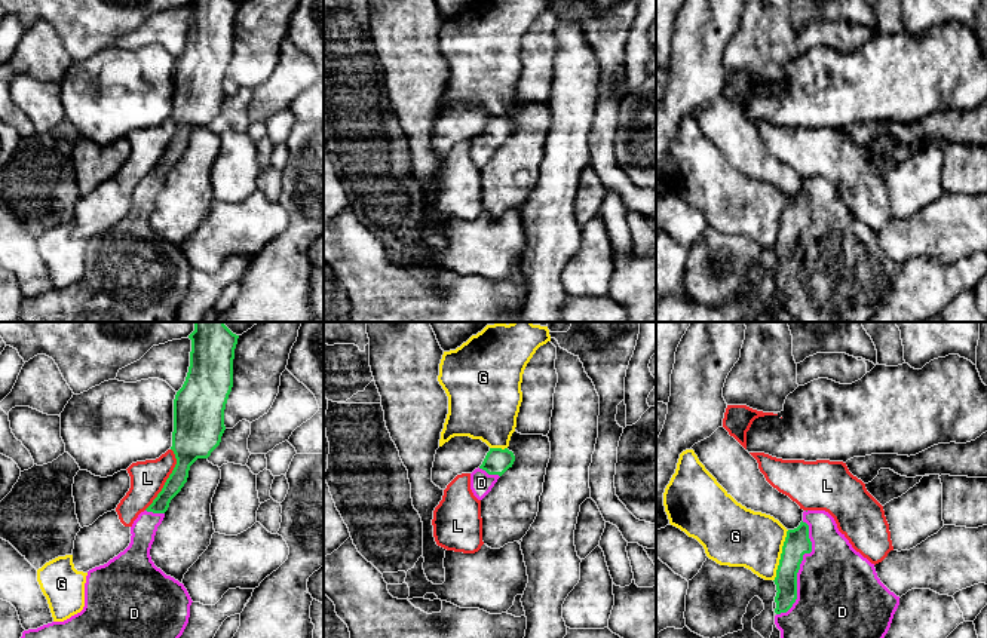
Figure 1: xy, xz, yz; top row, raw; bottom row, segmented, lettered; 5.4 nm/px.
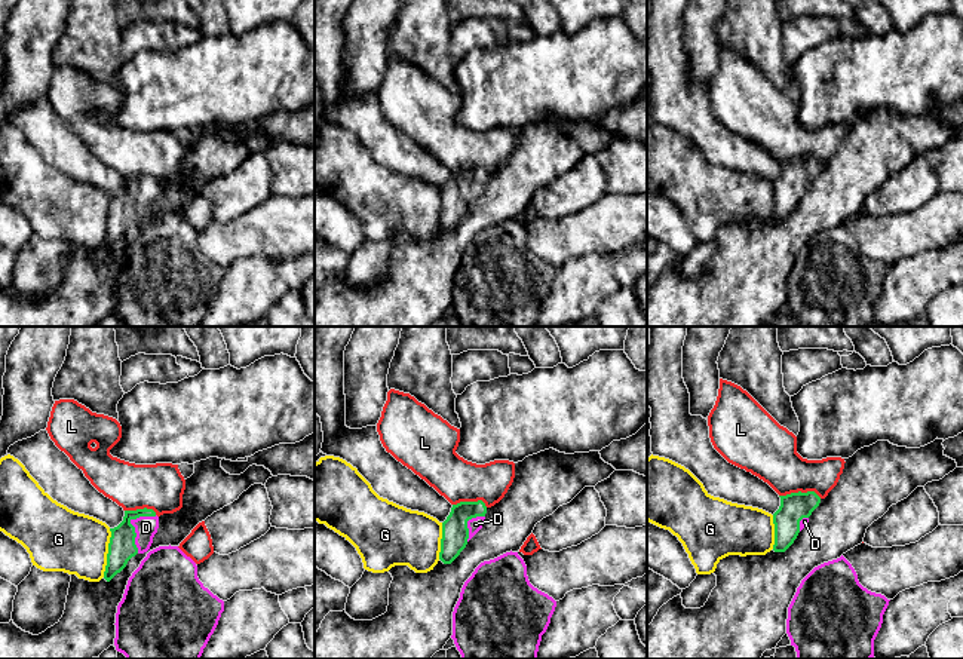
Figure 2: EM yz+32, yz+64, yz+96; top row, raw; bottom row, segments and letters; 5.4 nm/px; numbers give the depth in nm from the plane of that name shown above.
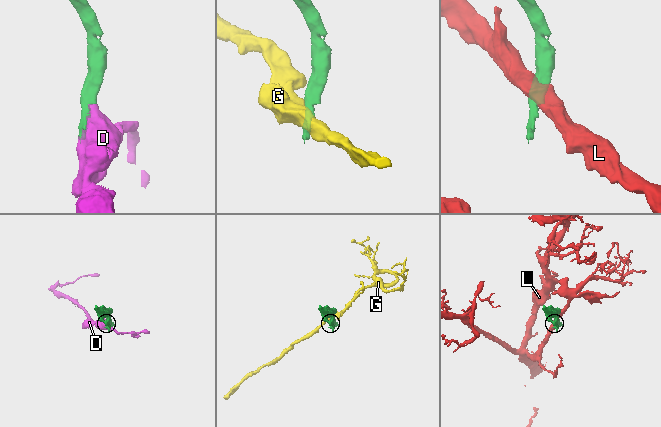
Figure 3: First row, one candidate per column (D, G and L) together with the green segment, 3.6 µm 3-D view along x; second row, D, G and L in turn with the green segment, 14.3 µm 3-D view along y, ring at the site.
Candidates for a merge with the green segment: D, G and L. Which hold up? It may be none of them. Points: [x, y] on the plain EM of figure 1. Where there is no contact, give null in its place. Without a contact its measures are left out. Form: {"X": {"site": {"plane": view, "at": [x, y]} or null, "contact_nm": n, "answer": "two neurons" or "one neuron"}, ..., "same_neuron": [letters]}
{"D": {"site": {"plane": "yz", "at": [799, 236]}, "contact_nm": 550, "answer": "one neuron"}, "G": {"site": {"plane": "yz", "at": [781, 223]}, "contact_nm": 300, "answer": "two neurons"}, "L": {"site": {"plane": "xy", "at": [166, 147]}, "contact_nm": 360, "answer": "two neurons"}, "same_neuron": ["D"]}

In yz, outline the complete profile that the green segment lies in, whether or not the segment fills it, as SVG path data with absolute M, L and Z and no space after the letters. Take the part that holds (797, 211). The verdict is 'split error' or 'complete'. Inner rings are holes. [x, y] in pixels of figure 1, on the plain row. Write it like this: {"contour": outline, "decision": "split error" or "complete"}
{"contour": "M804 178L803 188L787 199L775 245L775 292L791 322L868 322L888 301L899 264L877 245L874 231L856 220L825 178Z", "decision": "split error"}

